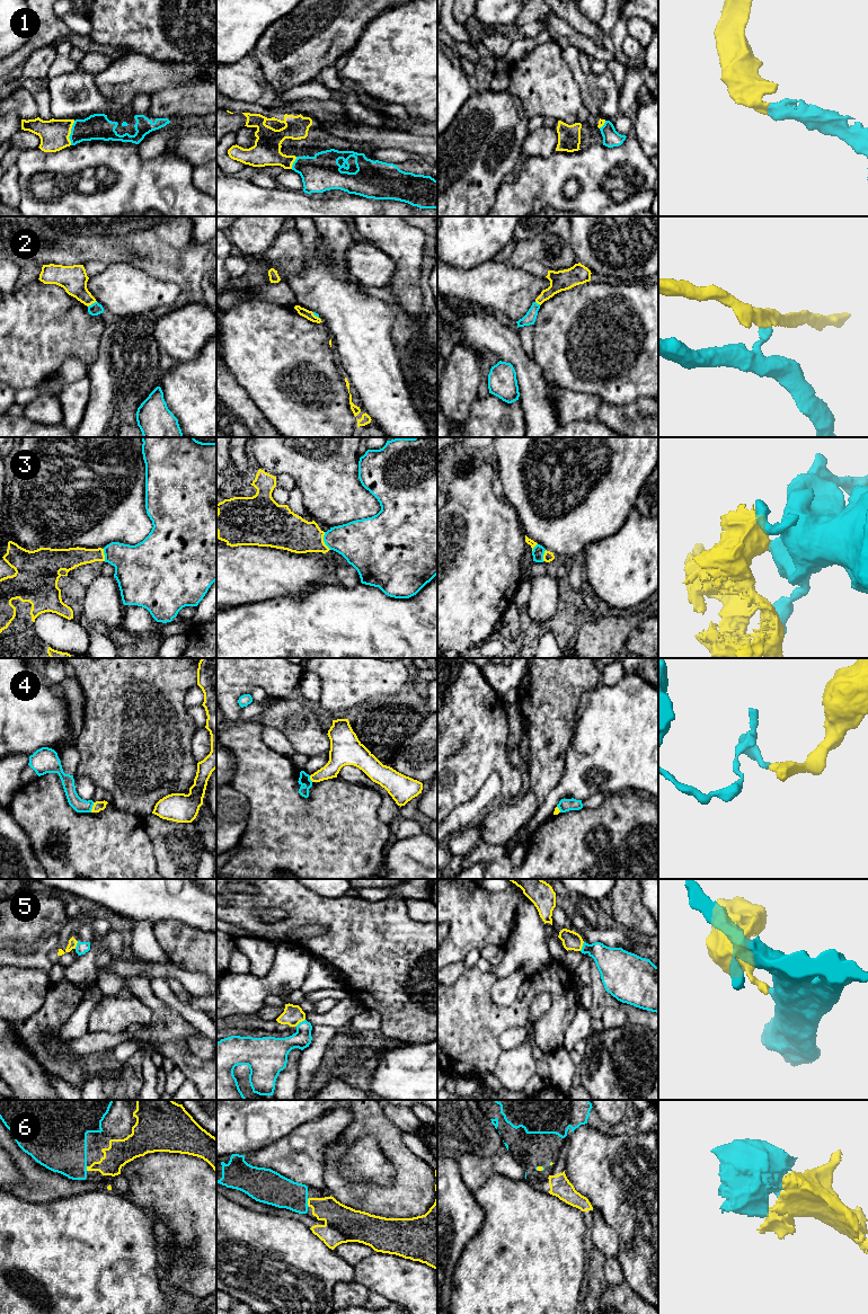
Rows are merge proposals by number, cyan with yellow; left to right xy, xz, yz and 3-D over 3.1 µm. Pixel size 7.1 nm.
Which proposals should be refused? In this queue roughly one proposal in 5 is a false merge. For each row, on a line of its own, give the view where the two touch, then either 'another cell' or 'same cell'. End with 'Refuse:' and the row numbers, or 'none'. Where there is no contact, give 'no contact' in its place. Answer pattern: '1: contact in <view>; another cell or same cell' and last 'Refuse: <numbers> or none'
1: contact in xy; same cell
2: contact in xy; another cell
3: contact in xz; another cell
4: contact in xy; another cell
5: contact in xz; same cell
6: contact in xz; same cell
Refuse: 2, 3, 4

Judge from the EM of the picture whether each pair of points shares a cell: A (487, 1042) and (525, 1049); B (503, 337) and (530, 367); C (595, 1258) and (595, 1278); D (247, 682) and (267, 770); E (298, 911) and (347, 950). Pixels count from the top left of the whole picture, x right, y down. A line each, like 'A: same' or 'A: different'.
A: different
B: same
C: same
D: different
E: same

